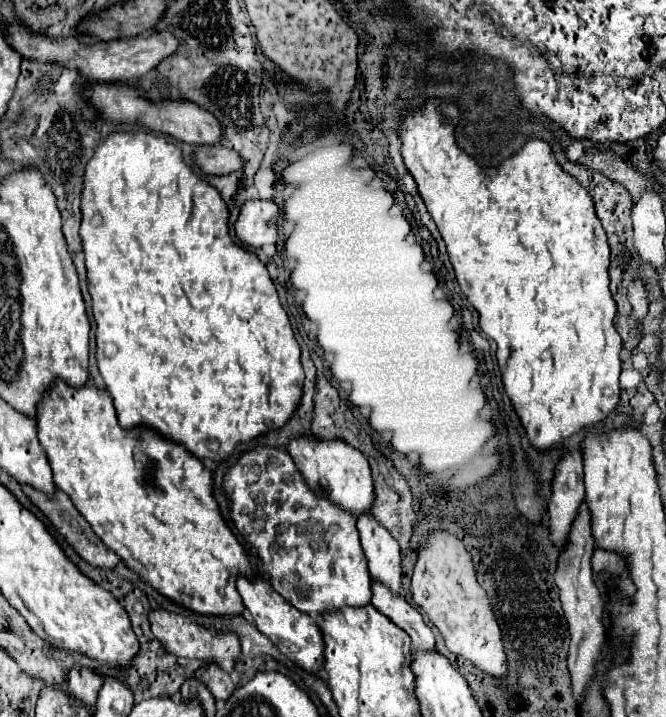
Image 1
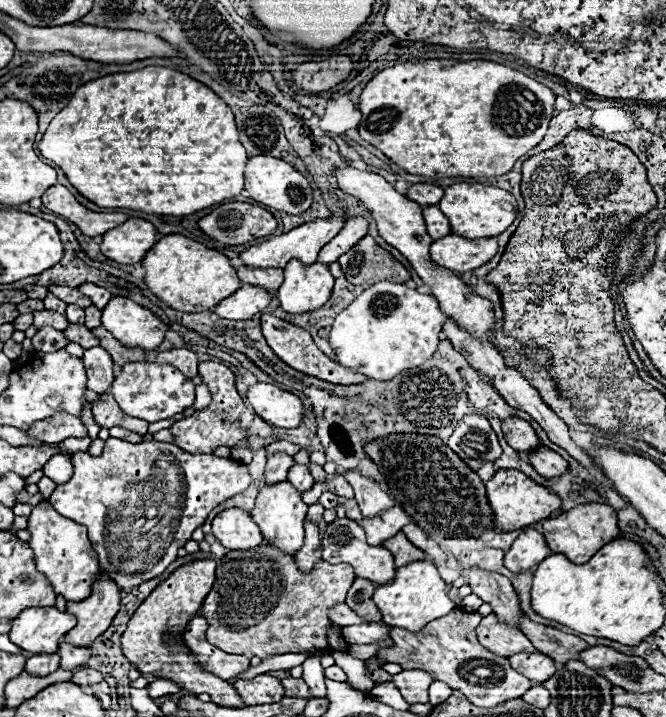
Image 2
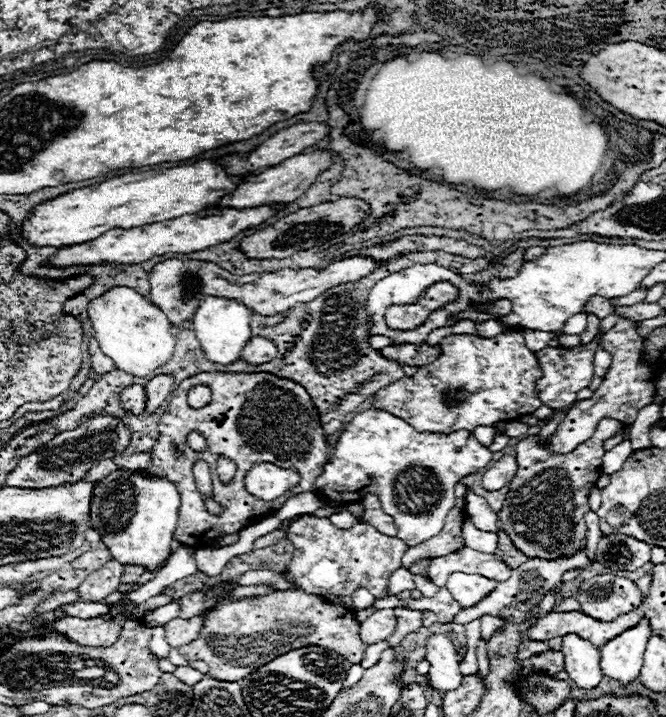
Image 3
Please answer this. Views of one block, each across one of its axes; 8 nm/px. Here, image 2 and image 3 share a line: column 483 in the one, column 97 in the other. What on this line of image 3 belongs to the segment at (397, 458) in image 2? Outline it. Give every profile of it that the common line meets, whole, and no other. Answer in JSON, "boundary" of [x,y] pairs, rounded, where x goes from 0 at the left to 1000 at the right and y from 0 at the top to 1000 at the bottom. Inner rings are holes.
{"boundary":[[[180,653],[141,675],[135,703],[135,734],[153,748],[174,781],[183,787],[216,787],[231,795],[255,778],[255,756],[270,709],[270,686],[255,669]]]}

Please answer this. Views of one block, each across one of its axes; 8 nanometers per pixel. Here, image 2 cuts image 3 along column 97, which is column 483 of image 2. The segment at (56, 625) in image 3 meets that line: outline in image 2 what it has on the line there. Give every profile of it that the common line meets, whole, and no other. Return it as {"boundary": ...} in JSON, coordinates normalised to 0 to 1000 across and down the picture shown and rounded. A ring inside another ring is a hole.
{"boundary":[[[742,856],[724,862],[724,868],[715,876],[715,884],[718,884],[718,895],[727,904],[733,904],[736,909],[757,915],[757,918],[766,918],[775,909],[802,909],[805,907],[784,881],[760,876],[757,870],[751,870],[745,865]]]}

